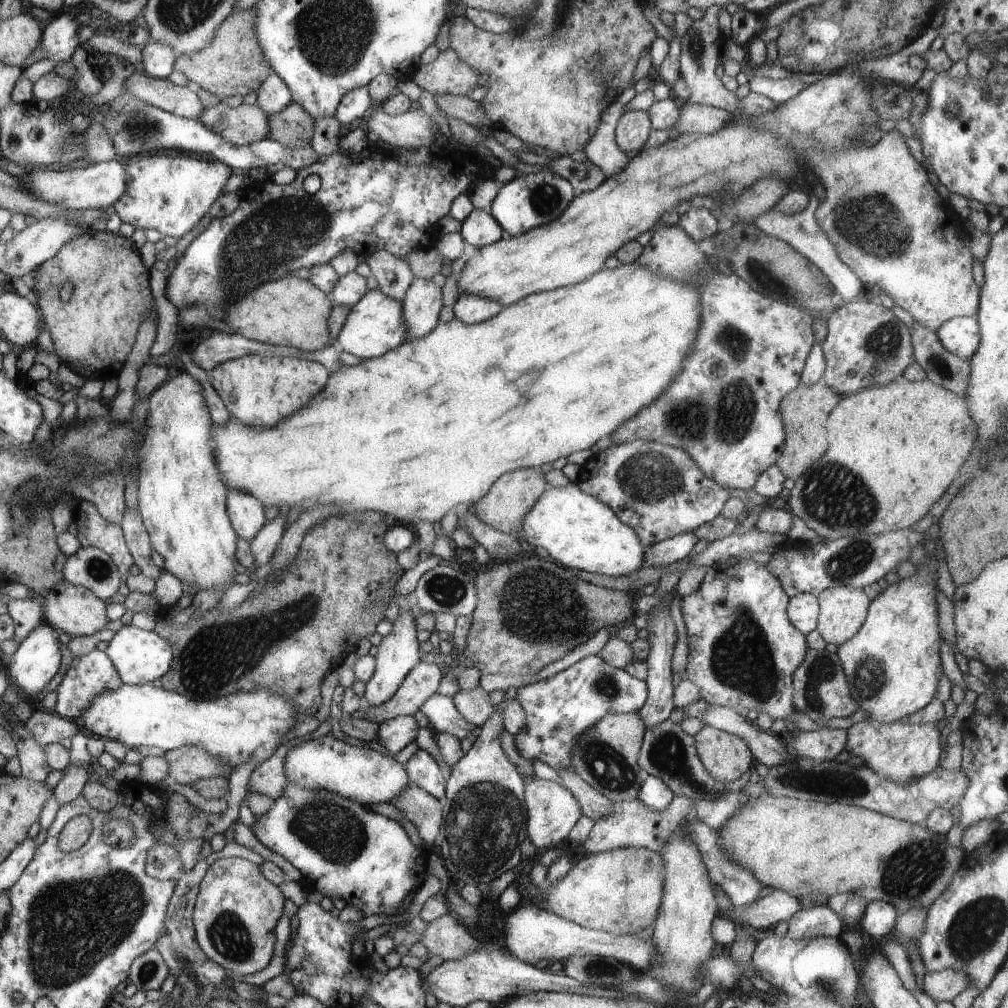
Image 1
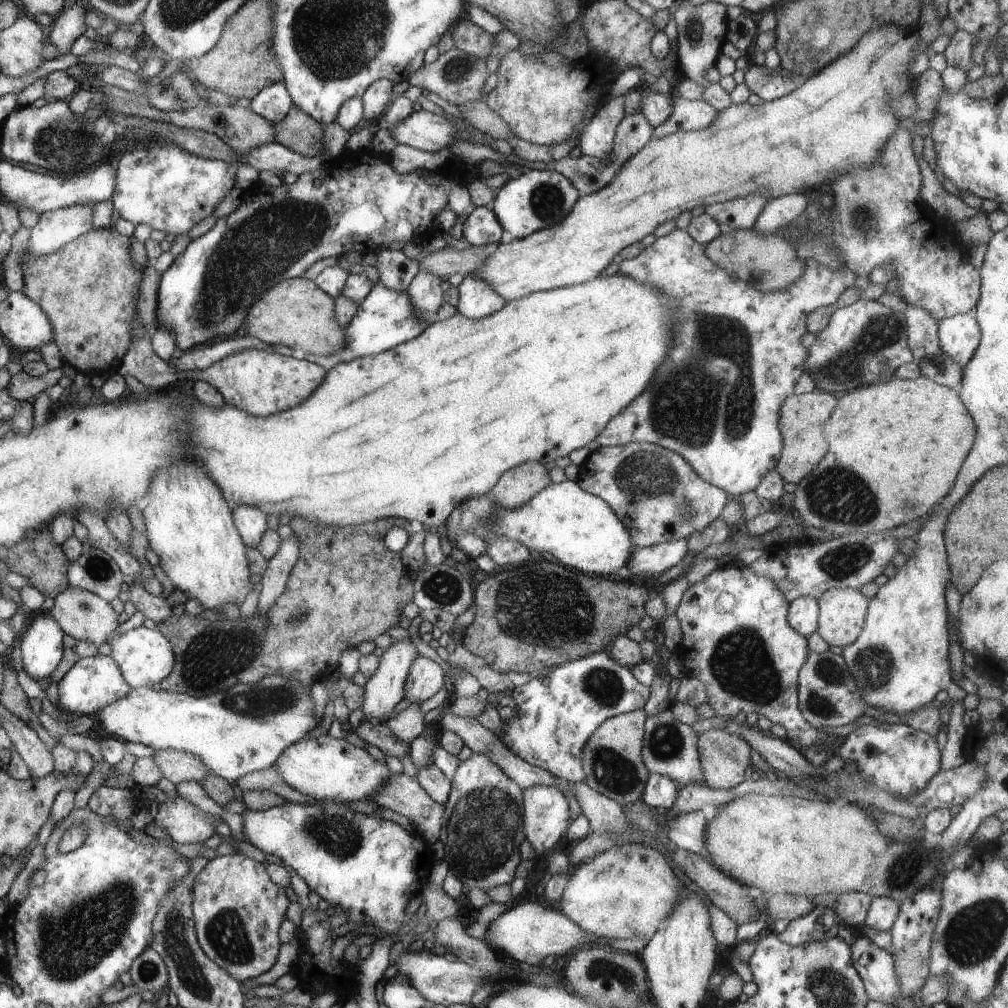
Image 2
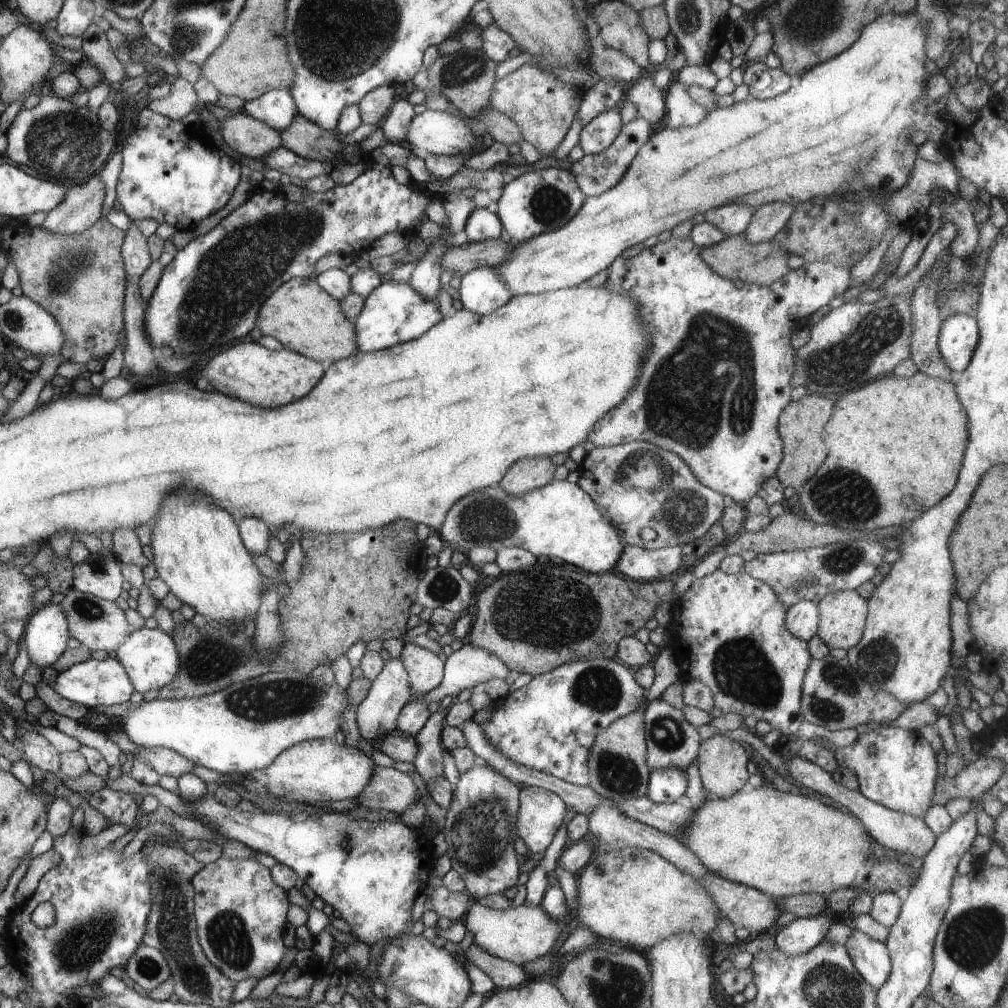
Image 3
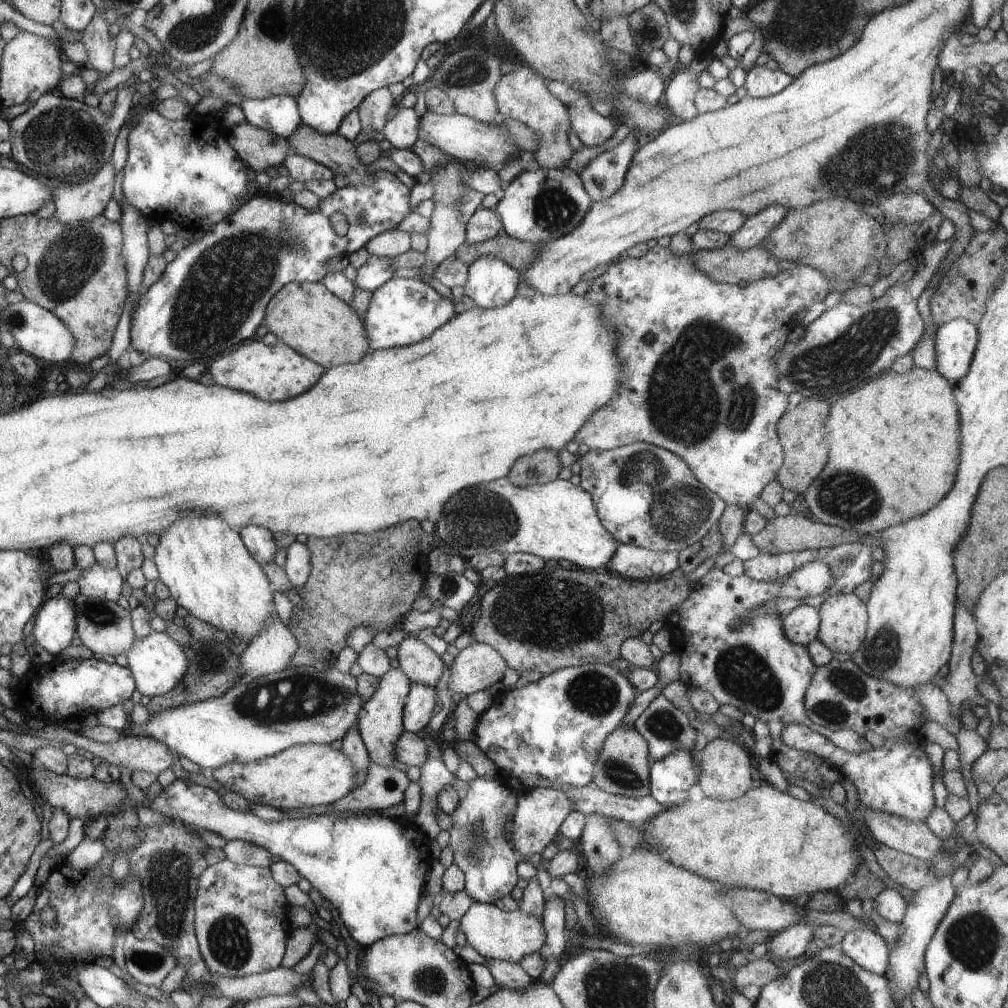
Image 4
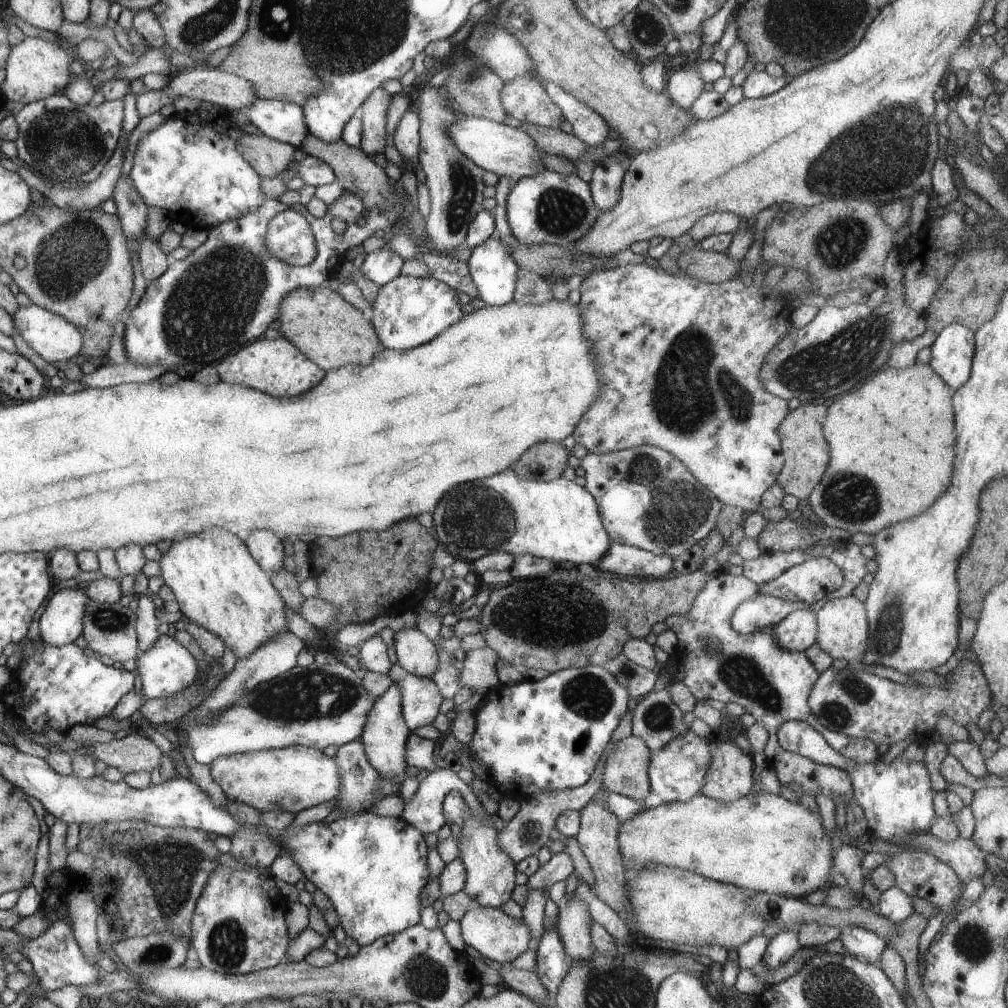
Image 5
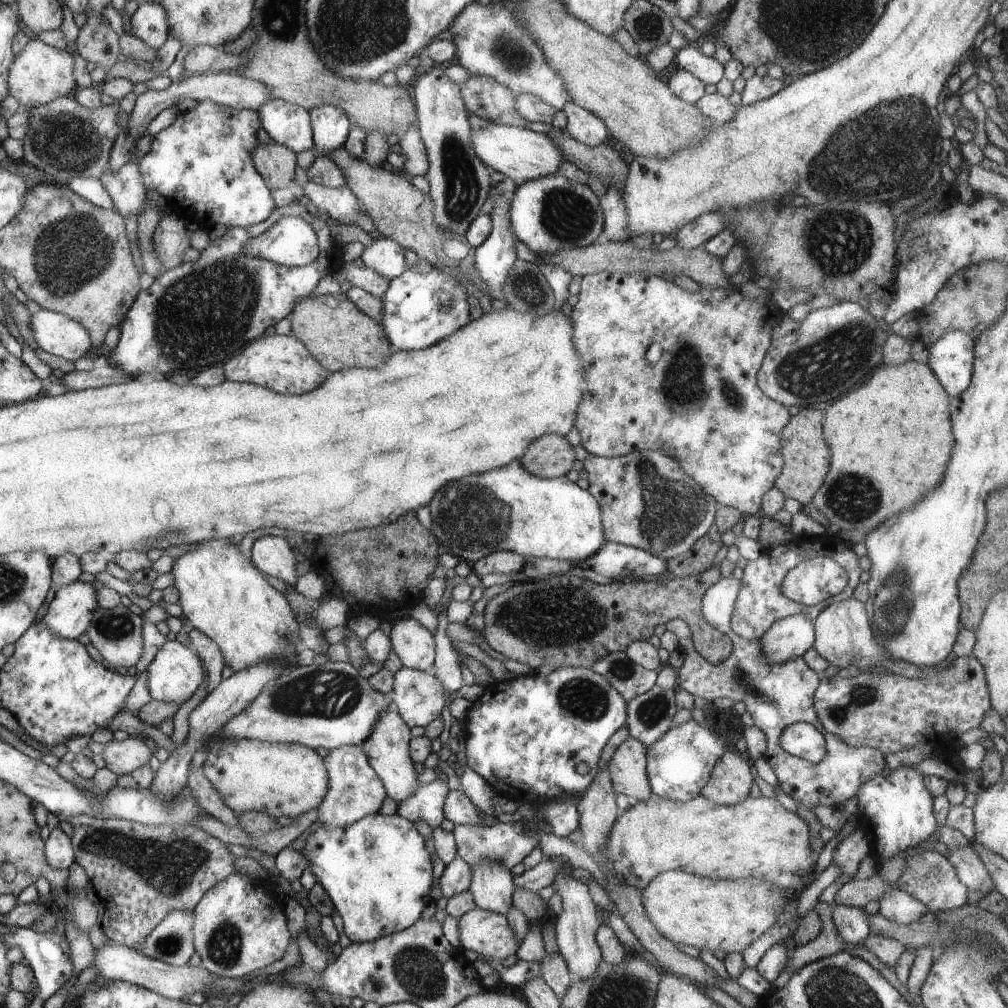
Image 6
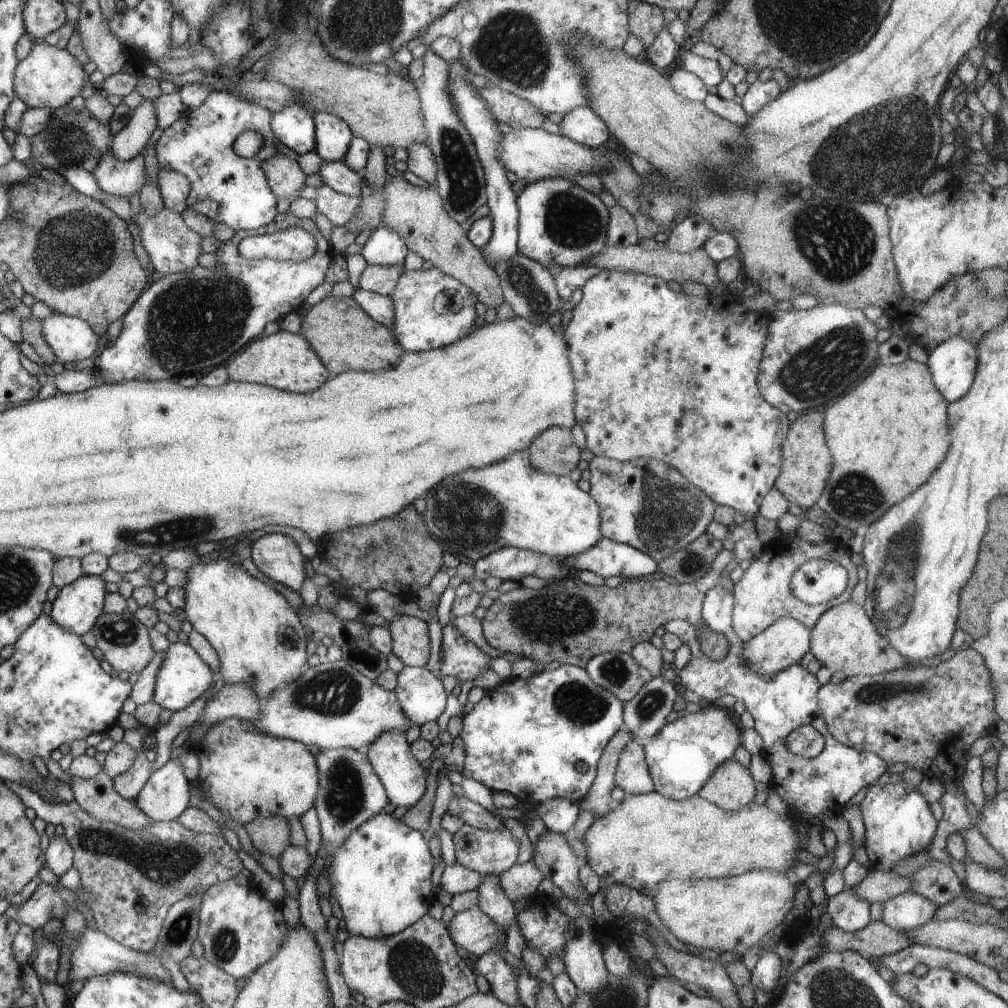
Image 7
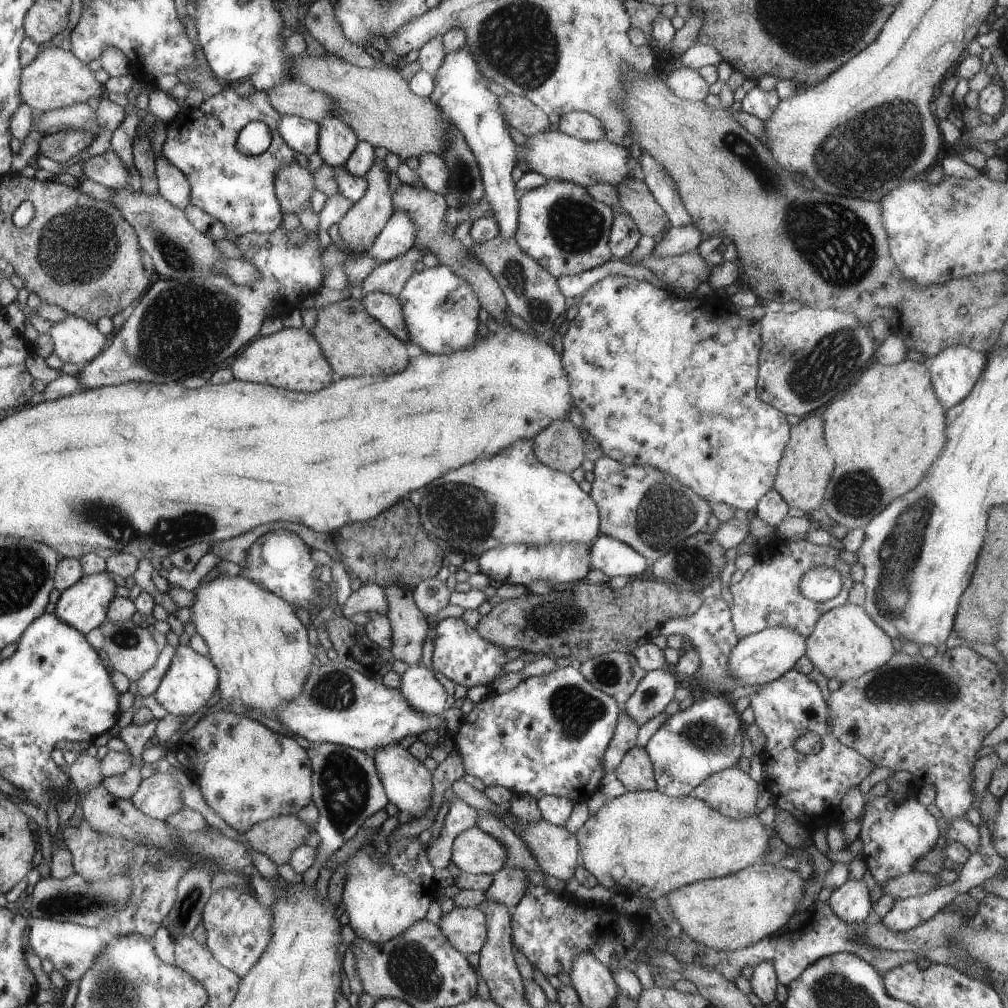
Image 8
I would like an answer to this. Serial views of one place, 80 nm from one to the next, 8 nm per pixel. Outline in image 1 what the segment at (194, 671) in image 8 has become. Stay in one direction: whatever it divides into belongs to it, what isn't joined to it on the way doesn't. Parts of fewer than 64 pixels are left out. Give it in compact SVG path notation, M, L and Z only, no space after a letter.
M131 624L118 630L108 641L109 646L105 652L116 665L122 682L127 685L152 683L156 678L164 678L173 668L173 647L156 631L141 629Z

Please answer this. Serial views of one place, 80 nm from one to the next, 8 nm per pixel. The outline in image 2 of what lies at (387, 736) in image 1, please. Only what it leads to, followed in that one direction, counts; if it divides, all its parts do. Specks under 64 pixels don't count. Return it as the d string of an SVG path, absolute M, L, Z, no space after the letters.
M401 707L397 714L386 722L387 727L402 742L408 743L422 734L424 730L424 716L426 713L418 707Z

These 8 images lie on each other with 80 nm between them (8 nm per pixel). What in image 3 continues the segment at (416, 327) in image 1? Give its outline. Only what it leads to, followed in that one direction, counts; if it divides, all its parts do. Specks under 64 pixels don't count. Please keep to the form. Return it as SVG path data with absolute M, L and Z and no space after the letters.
M444 234L436 237L428 246L429 251L416 264L410 277L410 284L428 300L436 299L440 290L441 260L445 252L453 246L446 241Z

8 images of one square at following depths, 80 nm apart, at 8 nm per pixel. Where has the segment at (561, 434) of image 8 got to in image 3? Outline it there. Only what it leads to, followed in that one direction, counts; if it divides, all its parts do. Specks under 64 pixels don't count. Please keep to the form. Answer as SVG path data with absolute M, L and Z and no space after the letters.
M550 457L521 458L502 478L500 484L505 488L502 492L521 495L543 487L554 480L556 467Z

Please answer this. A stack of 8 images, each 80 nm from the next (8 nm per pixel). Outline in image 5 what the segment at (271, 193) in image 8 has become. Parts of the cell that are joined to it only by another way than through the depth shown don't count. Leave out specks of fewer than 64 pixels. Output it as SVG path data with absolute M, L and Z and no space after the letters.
M212 105L206 111L198 109L190 114L188 120L170 116L160 128L139 140L134 154L134 166L129 173L130 178L147 206L164 208L170 221L181 222L187 227L208 229L241 219L258 211L266 200L260 185L262 177L238 150L239 141L244 134L246 133L232 117L232 112L218 105Z

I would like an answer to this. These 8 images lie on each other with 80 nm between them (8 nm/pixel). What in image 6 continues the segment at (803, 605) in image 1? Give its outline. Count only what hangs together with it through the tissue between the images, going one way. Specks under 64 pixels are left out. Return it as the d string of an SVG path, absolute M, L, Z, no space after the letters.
M804 614L776 620L759 638L762 654L770 665L781 665L801 657L815 639L815 624Z

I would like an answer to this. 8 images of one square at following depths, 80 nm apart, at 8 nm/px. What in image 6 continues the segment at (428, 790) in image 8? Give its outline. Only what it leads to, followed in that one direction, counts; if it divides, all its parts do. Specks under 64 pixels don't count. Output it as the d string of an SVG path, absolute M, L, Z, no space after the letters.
M390 706L386 712L381 714L373 734L365 740L361 748L369 758L370 766L383 782L388 798L400 804L410 798L416 789L422 786L418 780L418 772L414 769L415 762L409 753L409 742L413 737L410 734L410 727L402 720L400 713L395 706Z

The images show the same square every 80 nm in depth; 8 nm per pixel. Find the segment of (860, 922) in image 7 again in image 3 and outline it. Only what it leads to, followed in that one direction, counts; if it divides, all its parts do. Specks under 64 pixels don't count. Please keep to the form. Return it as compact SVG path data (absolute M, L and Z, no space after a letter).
M852 929L845 944L857 971L878 990L889 979L891 958L885 943Z

